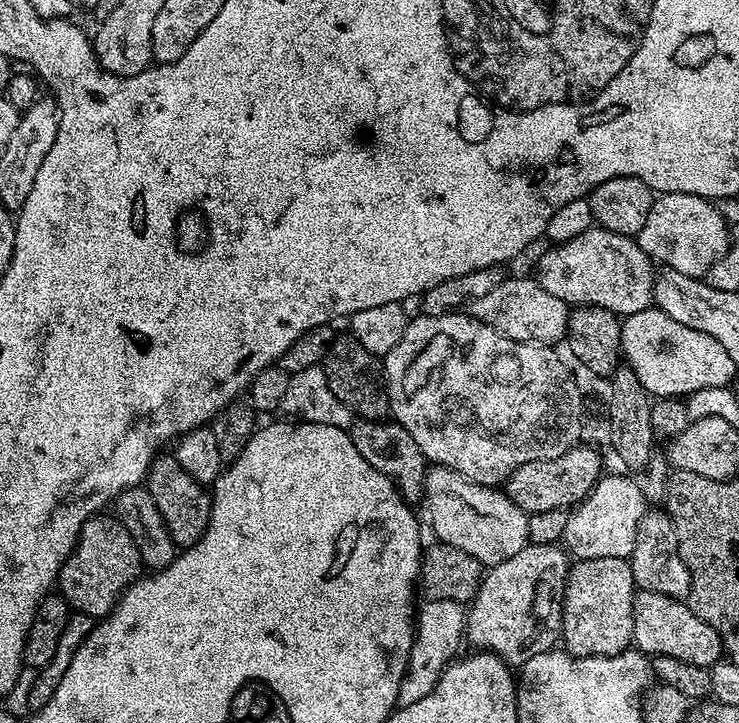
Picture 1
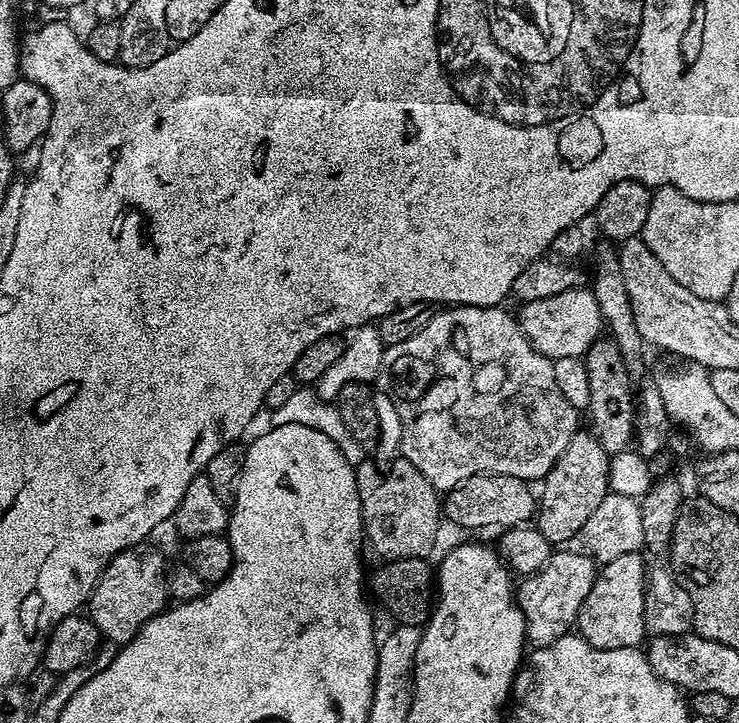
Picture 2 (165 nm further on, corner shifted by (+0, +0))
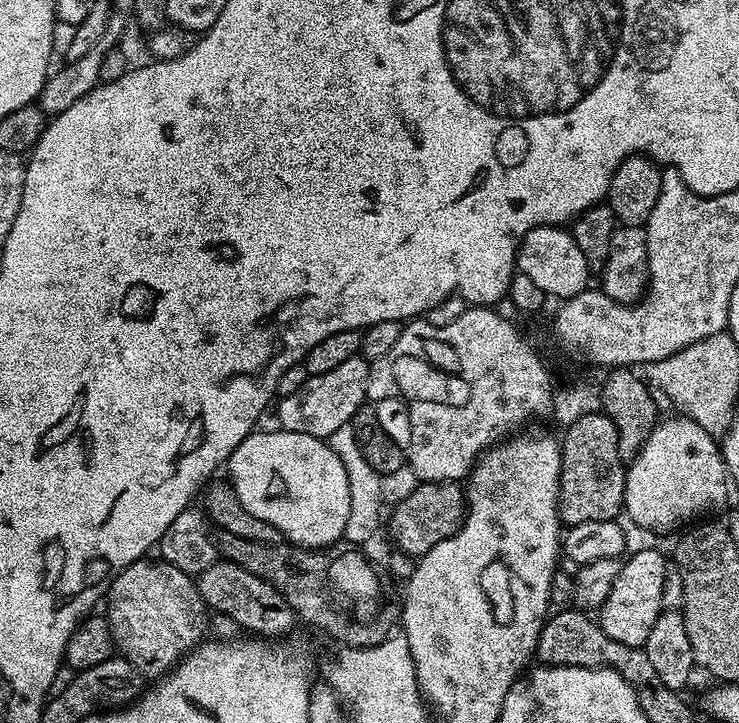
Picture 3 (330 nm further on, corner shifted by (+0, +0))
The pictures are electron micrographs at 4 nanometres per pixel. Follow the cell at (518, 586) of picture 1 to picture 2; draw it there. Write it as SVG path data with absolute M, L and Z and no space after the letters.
M556 550L540 571L525 575L519 581L516 599L526 622L524 634L532 648L550 646L550 642L558 642L558 638L573 631L582 602L586 602L586 594L590 594L590 586L596 581L597 571L596 561L571 550Z

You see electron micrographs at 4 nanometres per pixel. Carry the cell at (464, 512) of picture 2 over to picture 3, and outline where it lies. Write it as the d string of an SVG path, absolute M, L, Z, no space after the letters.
M420 482L392 512L395 547L411 558L425 556L438 542L450 538L464 524L466 492L456 482Z

